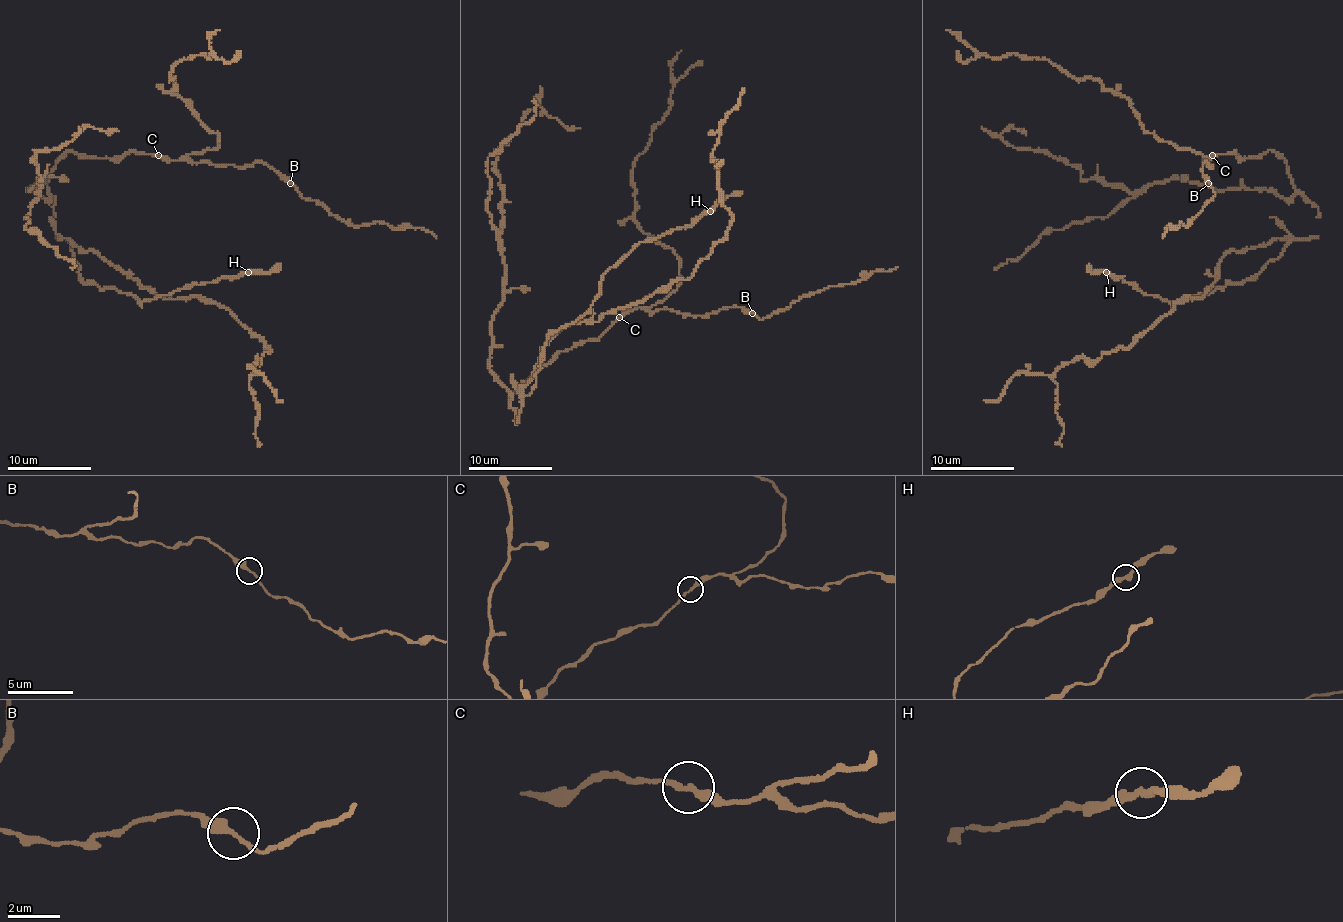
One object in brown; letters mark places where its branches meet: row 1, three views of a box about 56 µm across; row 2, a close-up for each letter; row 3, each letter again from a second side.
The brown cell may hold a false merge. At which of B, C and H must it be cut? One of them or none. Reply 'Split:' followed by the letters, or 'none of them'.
Split: H

